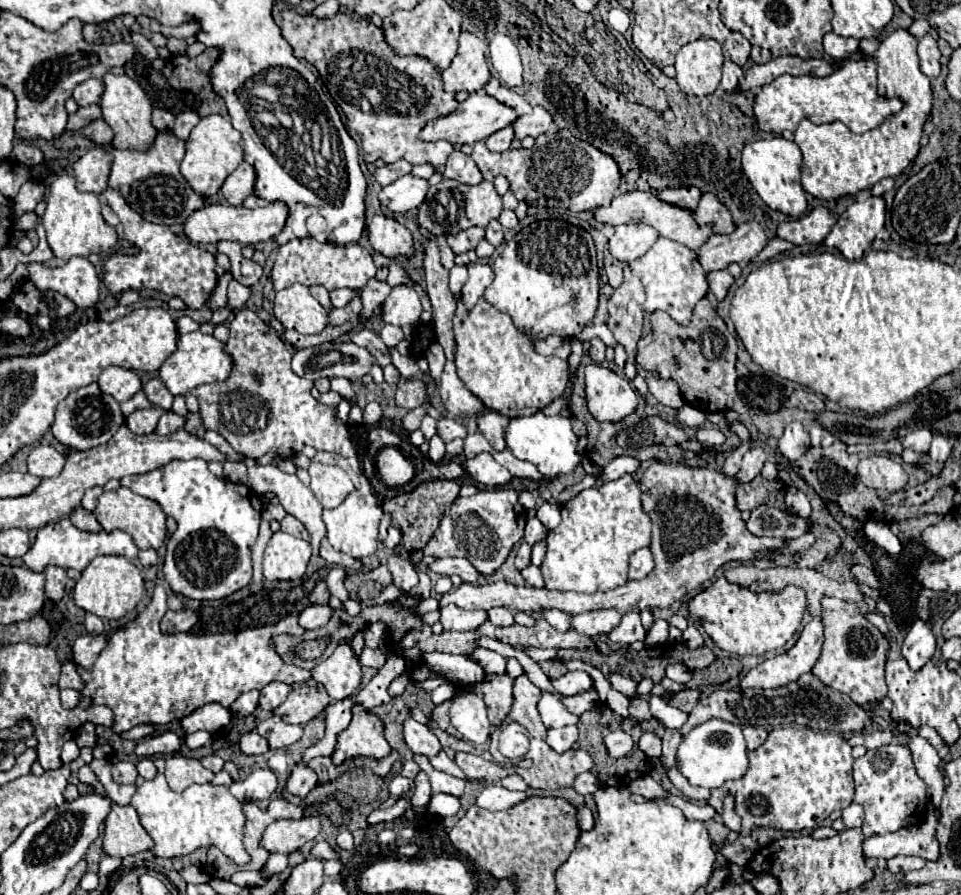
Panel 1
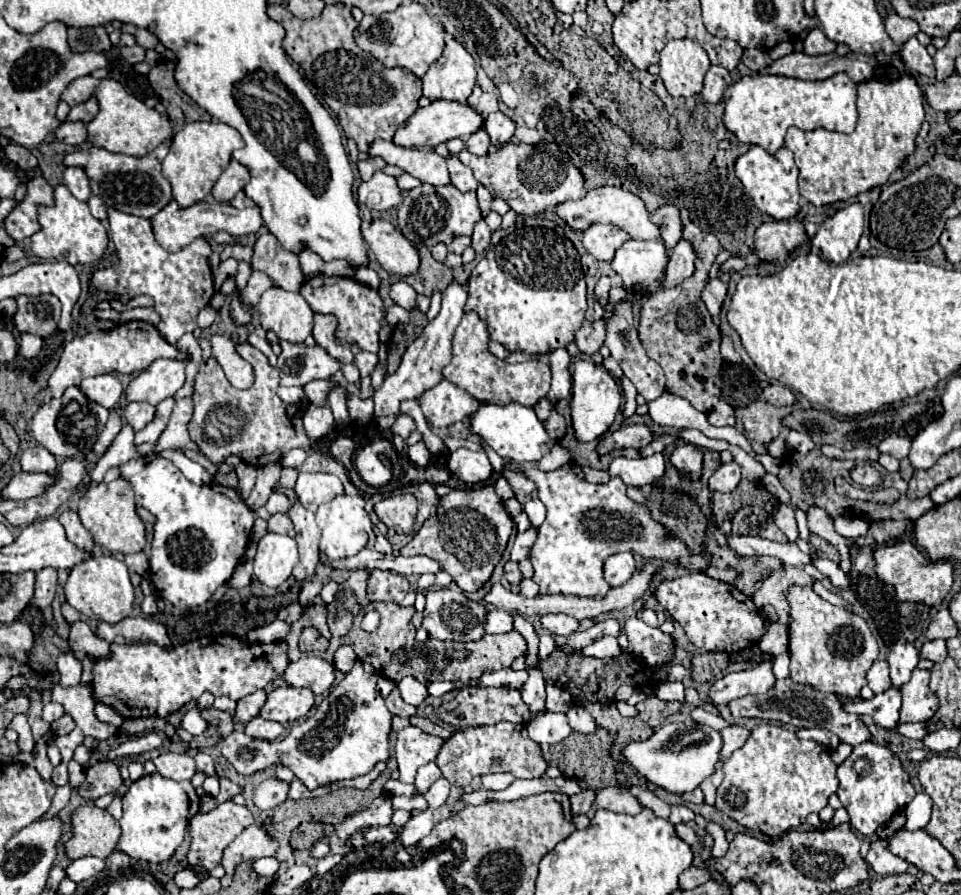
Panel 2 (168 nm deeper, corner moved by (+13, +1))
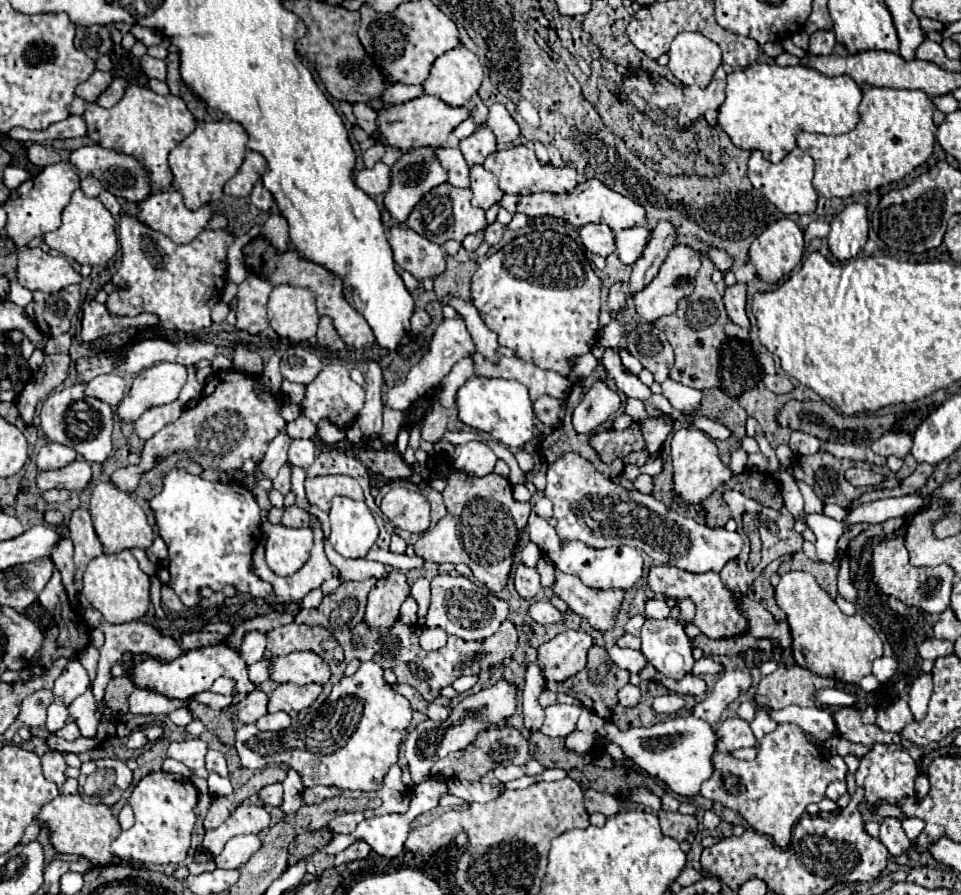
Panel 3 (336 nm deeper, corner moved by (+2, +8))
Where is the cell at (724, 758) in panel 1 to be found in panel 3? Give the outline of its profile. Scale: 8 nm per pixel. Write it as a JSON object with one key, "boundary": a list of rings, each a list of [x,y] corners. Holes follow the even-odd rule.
{"boundary":[[[691,713],[655,723],[651,727],[639,727],[629,731],[621,731],[611,719],[605,719],[605,737],[607,743],[619,745],[623,753],[651,777],[659,777],[663,783],[669,785],[671,791],[685,797],[697,795],[701,783],[711,777],[715,769],[713,755],[717,751],[717,741],[721,739],[713,725]]]}

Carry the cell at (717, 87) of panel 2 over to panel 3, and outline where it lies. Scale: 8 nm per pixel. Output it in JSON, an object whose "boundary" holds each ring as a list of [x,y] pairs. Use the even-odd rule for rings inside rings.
{"boundary":[[[723,65],[715,71],[707,89],[677,87],[663,77],[651,79],[645,71],[637,71],[623,81],[623,89],[627,91],[627,97],[639,107],[639,111],[645,111],[647,115],[651,115],[651,119],[655,119],[657,123],[663,123],[665,127],[689,125],[695,119],[703,117],[707,111],[717,111],[725,101],[725,85],[727,85],[727,71]]]}

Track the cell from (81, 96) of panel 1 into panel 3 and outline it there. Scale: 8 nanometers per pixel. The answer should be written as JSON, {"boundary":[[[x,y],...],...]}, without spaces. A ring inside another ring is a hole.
{"boundary":[[[93,71],[87,81],[77,85],[75,95],[83,97],[85,101],[95,101],[109,87],[111,81],[113,81],[113,75],[109,71]]]}

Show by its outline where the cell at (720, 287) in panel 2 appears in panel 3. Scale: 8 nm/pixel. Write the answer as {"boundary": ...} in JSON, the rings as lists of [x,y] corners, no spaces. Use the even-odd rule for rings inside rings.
{"boundary":[[[735,283],[731,287],[725,287],[723,303],[725,303],[727,315],[733,323],[737,323],[741,327],[749,327],[749,319],[745,313],[745,301],[747,301],[747,293],[745,293],[743,283]]]}

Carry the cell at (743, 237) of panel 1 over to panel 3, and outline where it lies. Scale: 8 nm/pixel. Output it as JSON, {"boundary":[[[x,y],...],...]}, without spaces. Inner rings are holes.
{"boundary":[[[675,245],[671,249],[671,255],[665,259],[663,267],[659,269],[659,275],[639,295],[633,295],[633,303],[635,303],[639,317],[647,323],[653,323],[655,319],[659,319],[663,315],[671,315],[677,307],[677,301],[687,297],[693,291],[691,283],[693,283],[699,267],[701,267],[701,261],[699,261],[699,253],[695,249],[691,249],[687,245]]]}

